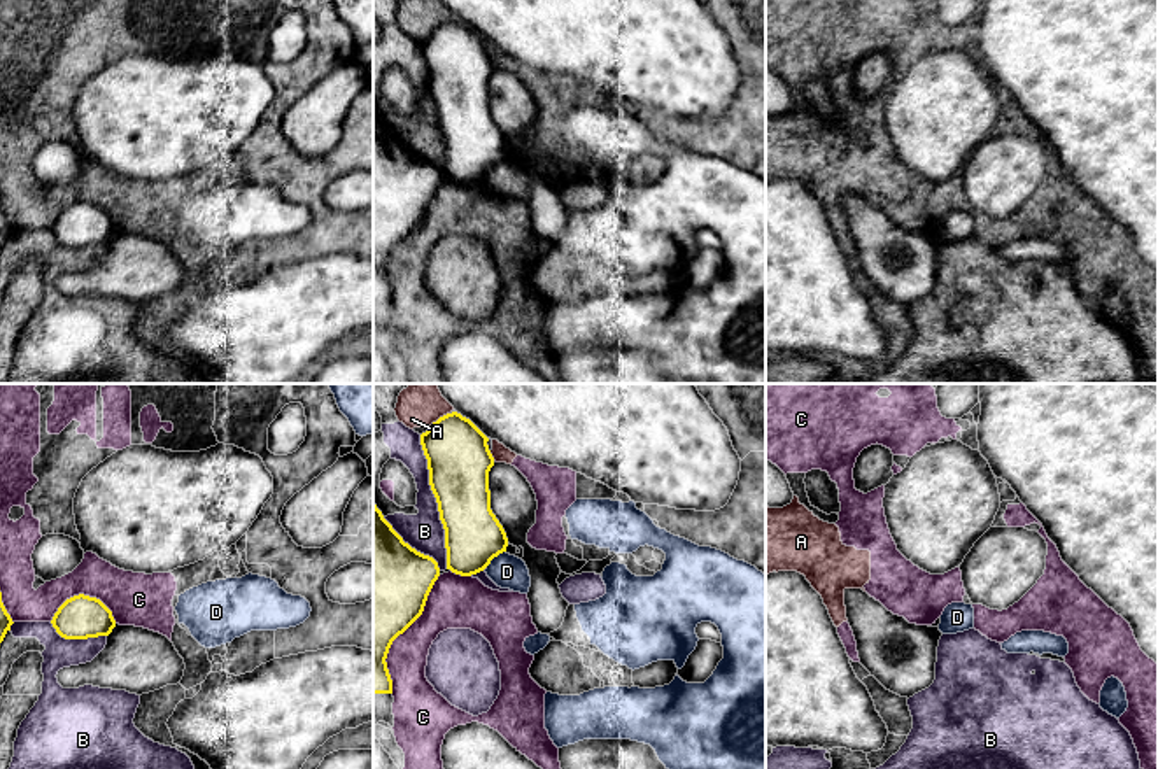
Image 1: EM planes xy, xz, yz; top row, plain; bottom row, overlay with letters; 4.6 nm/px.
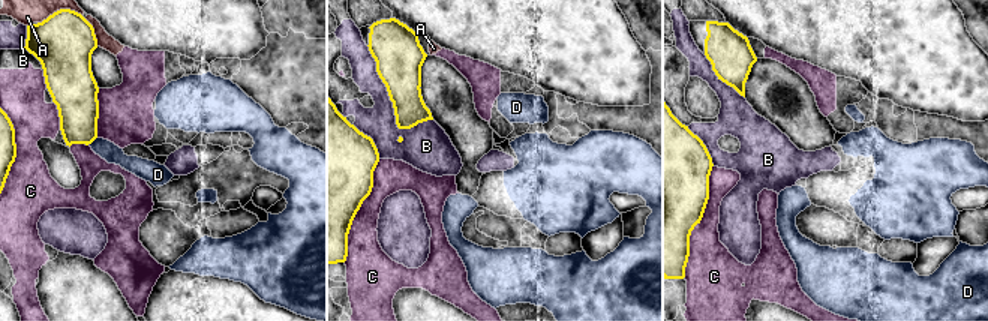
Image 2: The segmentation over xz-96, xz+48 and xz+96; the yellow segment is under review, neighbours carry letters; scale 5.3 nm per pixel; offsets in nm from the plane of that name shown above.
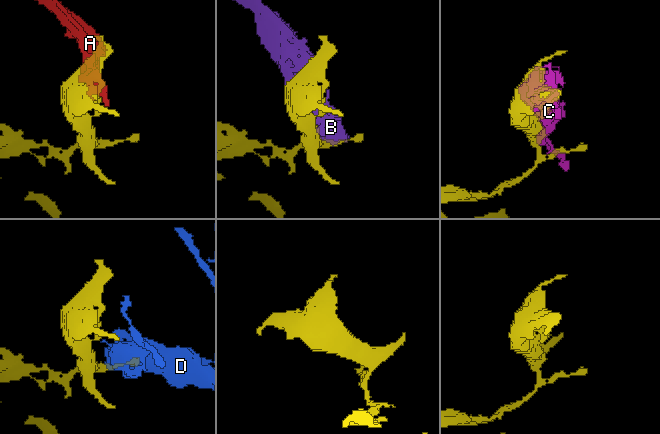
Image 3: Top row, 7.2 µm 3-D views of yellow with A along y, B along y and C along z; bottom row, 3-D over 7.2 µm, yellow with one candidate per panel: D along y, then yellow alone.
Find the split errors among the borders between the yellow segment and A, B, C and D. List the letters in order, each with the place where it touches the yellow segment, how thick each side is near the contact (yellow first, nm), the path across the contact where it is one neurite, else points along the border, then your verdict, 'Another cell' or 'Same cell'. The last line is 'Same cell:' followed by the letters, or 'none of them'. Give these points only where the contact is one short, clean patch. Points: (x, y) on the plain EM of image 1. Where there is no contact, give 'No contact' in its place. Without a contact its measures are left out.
A: Touches yellow at xz (440, 25). Thickness 280 nm (yellow) against 160 nm. Another cell
B: Touches yellow at xz (437, 109). Thickness 280 nm (yellow) against 180 nm. Another cell
C: Touches yellow at xz (400, 240). Thickness 500 nm (yellow) against 200 nm. Another cell
D: Touches yellow at xz (494, 163). Thickness 280 nm (yellow) against 160 nm. Path across: xz (473, 144), (494, 163), (507, 179). Same cell
Same cell: D

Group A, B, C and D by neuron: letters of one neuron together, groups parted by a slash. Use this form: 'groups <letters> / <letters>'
groups A C / B / D

